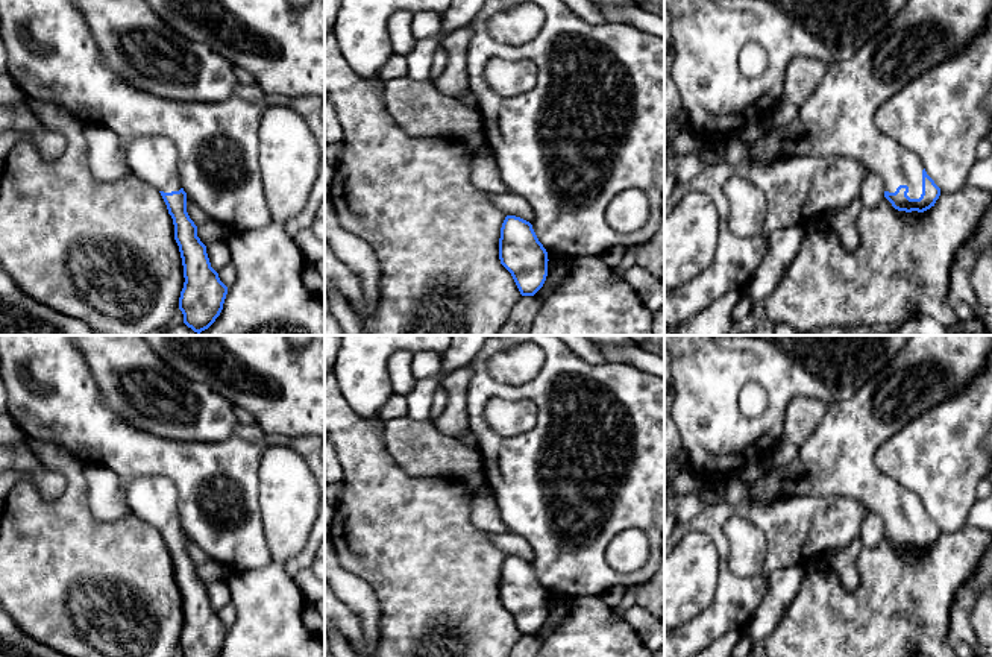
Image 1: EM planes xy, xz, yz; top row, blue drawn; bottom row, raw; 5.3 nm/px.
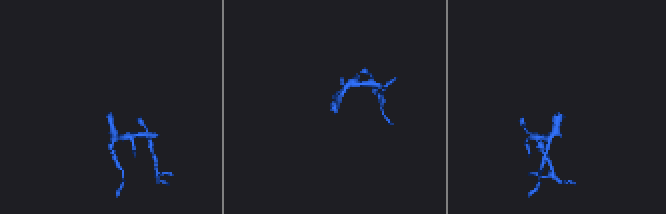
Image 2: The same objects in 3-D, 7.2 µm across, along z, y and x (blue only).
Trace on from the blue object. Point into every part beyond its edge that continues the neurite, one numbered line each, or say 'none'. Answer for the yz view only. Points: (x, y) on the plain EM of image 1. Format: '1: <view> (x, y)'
1: yz (838, 458)

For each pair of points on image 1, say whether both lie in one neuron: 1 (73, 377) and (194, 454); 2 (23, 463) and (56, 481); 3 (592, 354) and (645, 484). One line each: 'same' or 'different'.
1: same
2: same
3: different

